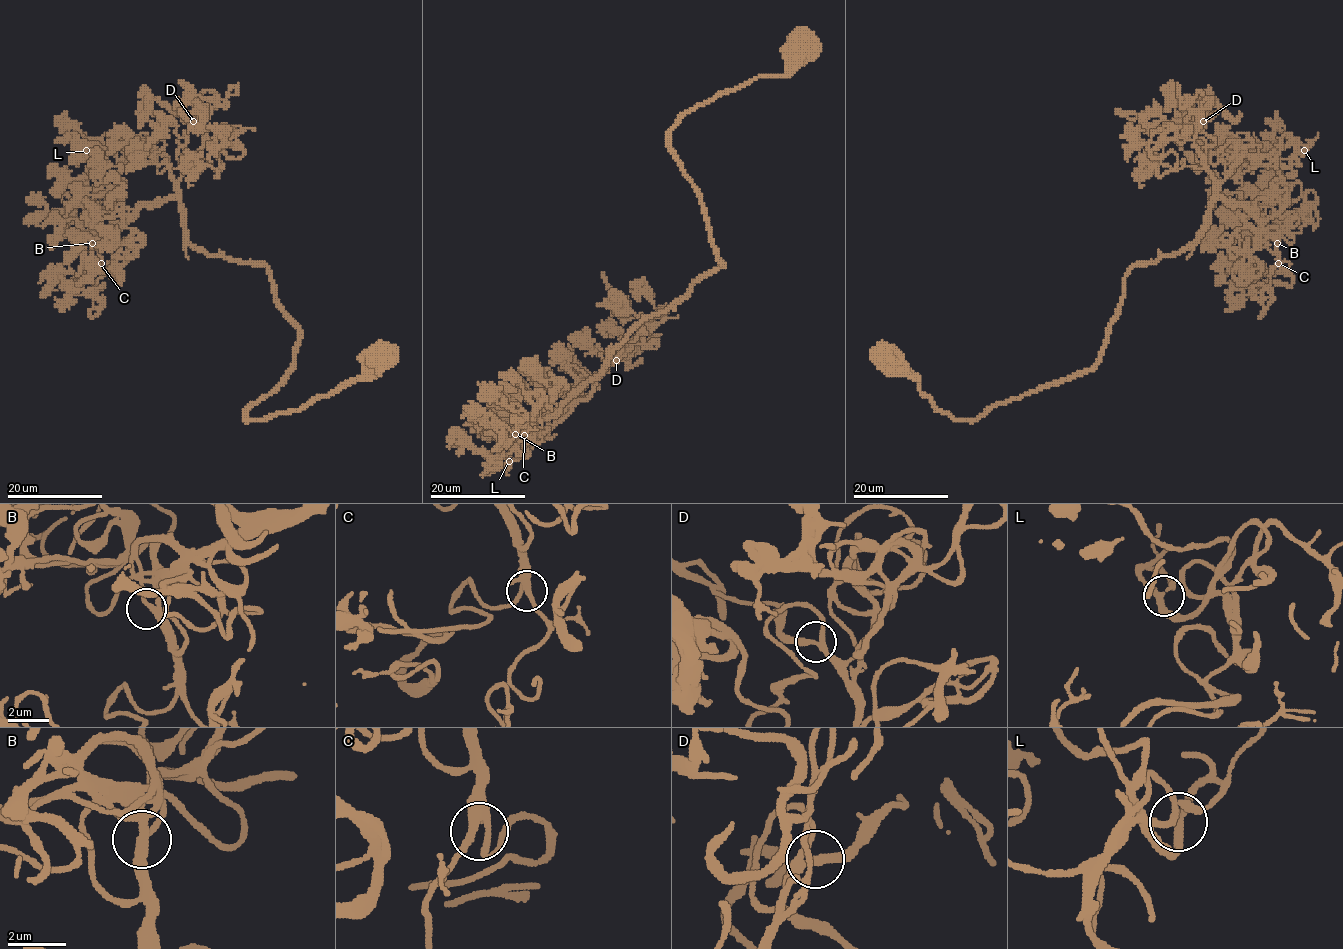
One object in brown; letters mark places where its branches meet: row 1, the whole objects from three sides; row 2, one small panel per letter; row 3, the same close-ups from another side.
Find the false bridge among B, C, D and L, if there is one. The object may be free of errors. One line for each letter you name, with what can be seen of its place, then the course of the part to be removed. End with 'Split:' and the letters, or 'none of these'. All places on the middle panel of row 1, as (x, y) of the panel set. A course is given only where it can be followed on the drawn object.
Split: none of these

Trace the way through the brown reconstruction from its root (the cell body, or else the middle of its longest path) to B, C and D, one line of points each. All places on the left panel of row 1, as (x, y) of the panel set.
B: (379, 356), (248, 419), (298, 342), (270, 270), (196, 250), (176, 198), (92, 243)
C: (379, 356), (248, 419), (298, 342), (270, 270), (196, 250), (176, 198), (105, 229), (101, 263)
D: (379, 356), (248, 419), (286, 377), (298, 327), (264, 264), (187, 242), (178, 180), (202, 145), (193, 121)

